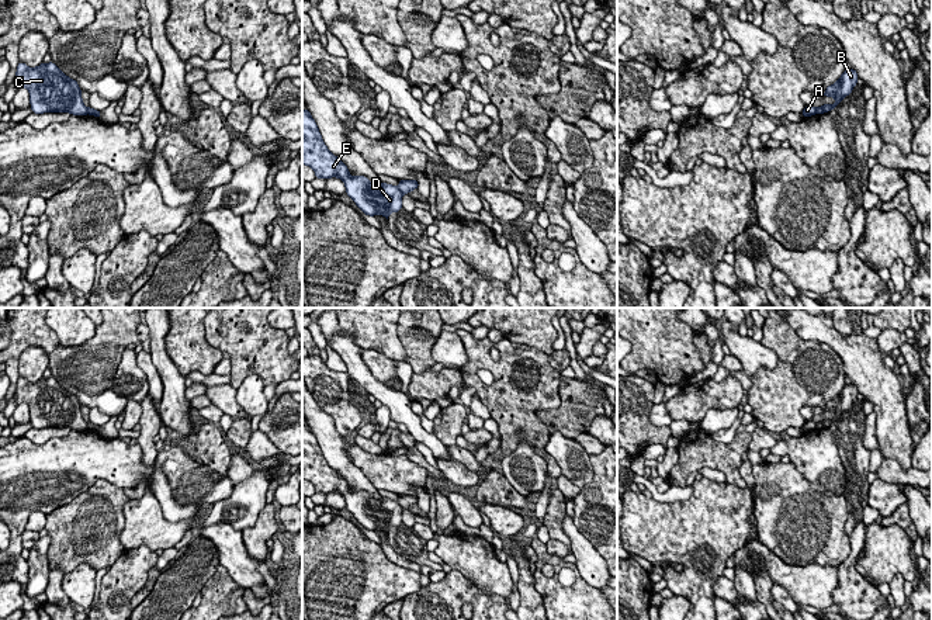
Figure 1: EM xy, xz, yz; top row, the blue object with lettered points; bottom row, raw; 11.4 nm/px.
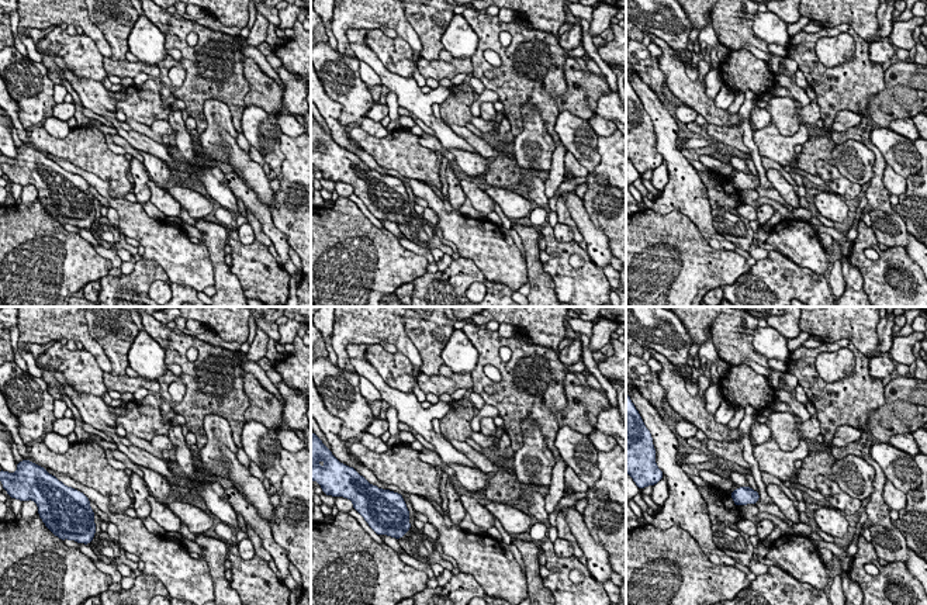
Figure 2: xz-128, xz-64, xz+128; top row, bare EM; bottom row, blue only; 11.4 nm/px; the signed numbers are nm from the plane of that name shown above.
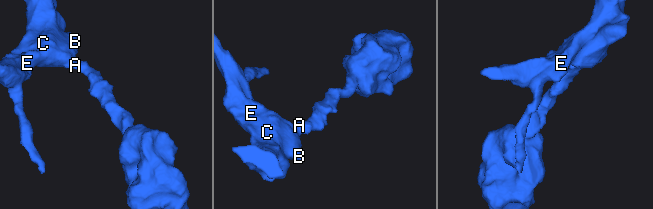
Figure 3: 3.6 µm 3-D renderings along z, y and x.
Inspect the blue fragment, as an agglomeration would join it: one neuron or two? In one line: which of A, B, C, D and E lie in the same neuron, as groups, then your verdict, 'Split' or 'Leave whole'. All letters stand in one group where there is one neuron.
Groups: A / B C D E. Split

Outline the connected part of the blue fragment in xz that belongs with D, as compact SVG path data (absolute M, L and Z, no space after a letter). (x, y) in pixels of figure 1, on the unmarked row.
M302 423L302 479L313 484L316 493L340 493L346 509L370 531L377 529L388 534L391 527L402 524L402 506L387 498L374 499L365 491L353 492L347 481L325 460L311 427Z

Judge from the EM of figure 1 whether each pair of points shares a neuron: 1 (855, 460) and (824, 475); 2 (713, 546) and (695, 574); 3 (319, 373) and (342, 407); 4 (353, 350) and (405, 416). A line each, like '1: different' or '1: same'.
1: different
2: same
3: same
4: same

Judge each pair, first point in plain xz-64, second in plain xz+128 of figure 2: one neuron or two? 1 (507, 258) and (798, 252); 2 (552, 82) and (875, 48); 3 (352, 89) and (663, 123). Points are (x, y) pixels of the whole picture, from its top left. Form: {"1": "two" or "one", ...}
{"1": "one", "2": "two", "3": "two"}

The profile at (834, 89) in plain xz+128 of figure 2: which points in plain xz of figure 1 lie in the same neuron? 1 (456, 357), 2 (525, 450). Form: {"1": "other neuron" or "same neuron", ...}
{"1": "other neuron", "2": "other neuron"}

